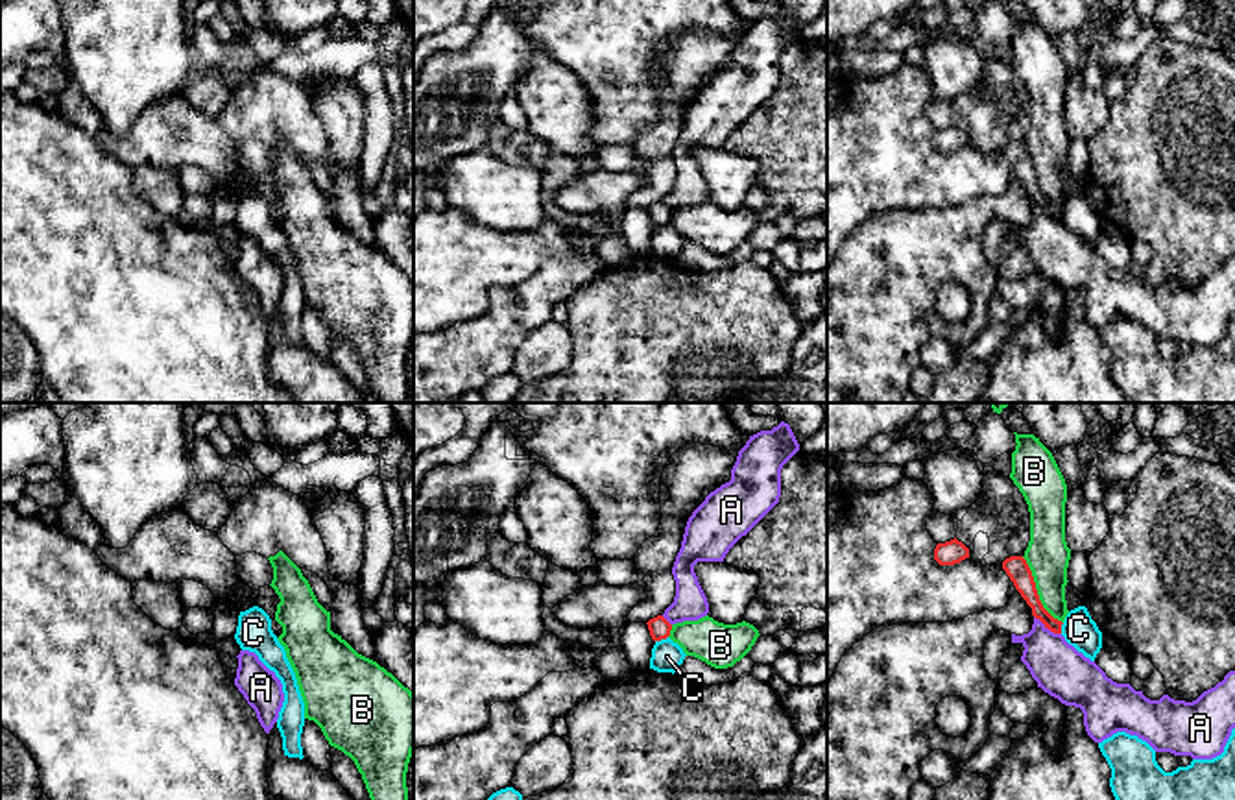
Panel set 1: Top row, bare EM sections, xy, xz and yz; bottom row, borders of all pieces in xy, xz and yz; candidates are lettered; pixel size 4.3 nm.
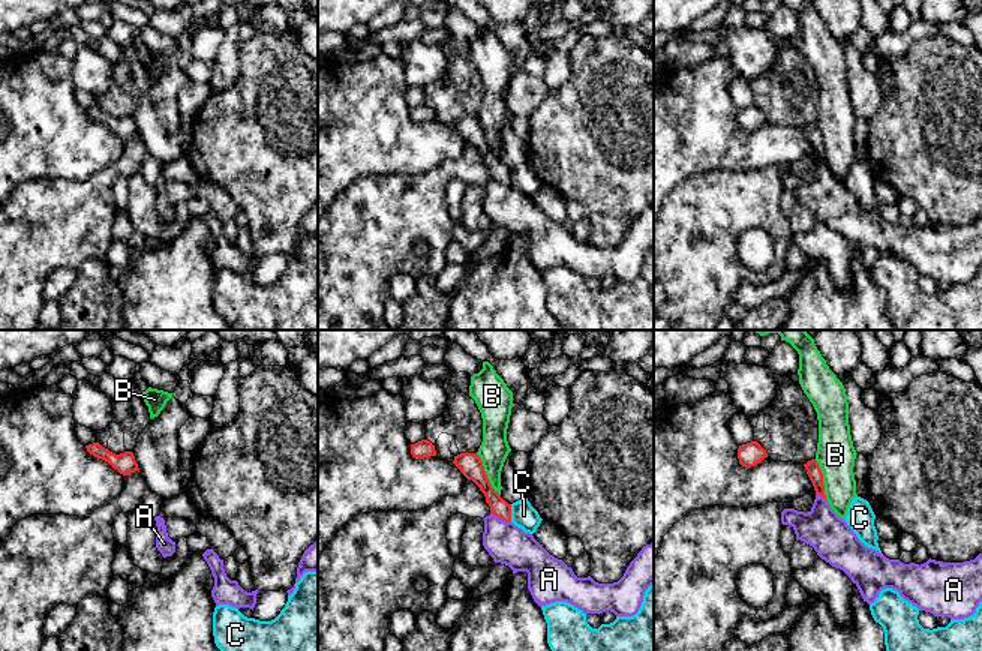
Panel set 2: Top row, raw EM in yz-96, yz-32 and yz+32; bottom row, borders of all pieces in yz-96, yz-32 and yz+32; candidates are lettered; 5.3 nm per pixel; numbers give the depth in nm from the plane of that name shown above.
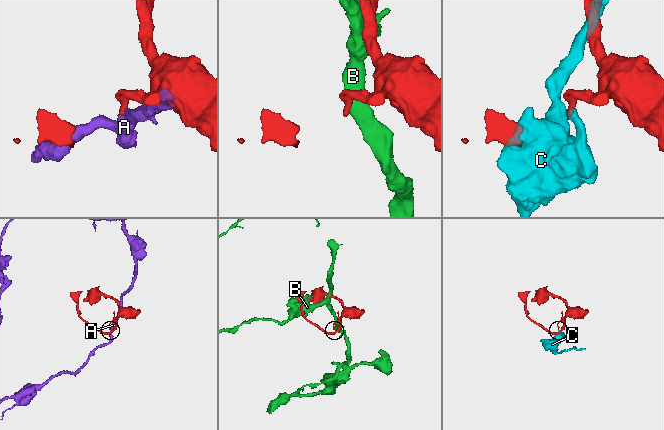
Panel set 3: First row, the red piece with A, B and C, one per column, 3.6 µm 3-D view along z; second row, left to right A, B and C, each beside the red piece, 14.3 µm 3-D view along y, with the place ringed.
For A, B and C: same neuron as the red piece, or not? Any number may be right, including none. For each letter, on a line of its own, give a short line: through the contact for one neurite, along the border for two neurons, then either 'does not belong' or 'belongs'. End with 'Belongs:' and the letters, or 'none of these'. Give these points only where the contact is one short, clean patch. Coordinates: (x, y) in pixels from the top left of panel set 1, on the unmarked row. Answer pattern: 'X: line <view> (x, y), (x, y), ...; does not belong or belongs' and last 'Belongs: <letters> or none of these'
A: does not belong
B: does not belong
C: line xz (667, 222), (656, 228); does not belong
Belongs: none of these

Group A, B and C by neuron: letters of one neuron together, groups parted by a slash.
A / B / C

